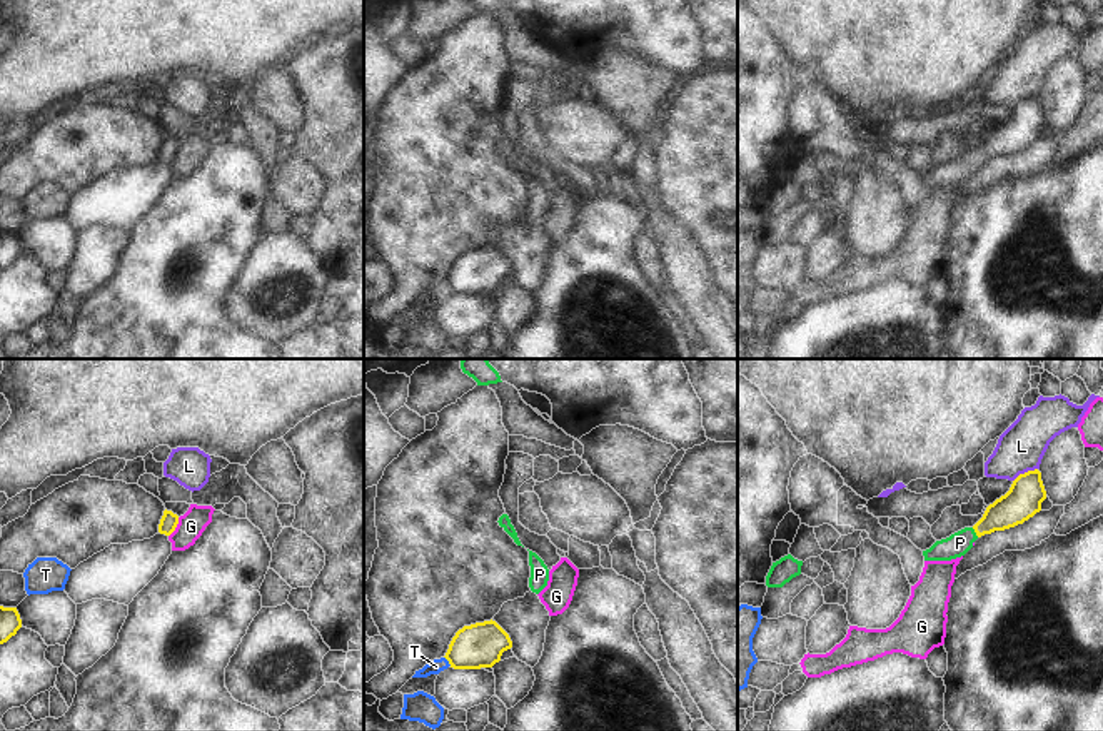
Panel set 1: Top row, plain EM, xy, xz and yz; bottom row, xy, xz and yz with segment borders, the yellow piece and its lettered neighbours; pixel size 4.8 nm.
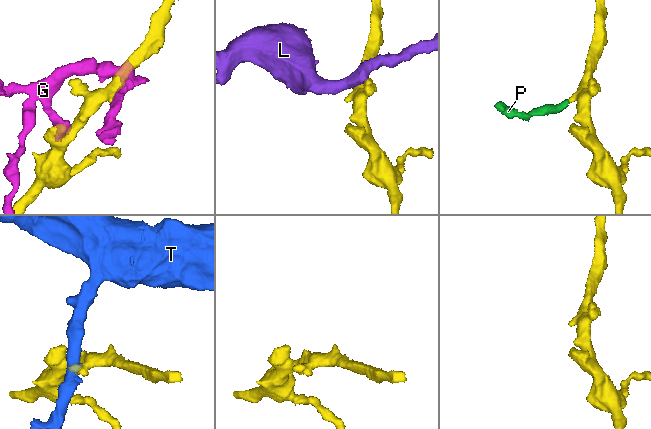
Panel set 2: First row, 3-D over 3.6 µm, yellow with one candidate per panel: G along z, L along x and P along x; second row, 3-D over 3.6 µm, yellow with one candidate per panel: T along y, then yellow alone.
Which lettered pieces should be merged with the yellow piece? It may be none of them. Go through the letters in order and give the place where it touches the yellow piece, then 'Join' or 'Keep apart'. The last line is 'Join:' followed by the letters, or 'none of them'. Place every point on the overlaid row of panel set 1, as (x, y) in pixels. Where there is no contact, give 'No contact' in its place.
G: Touches yellow at xy (174, 528). Keep apart
L: Touches yellow at yz (1025, 473). Keep apart
P: Touches yellow at yz (975, 531). Join
T: Touches yellow at xz (448, 660). Keep apart
Join: P

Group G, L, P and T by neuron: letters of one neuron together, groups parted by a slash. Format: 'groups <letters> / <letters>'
groups G / L / P / T

